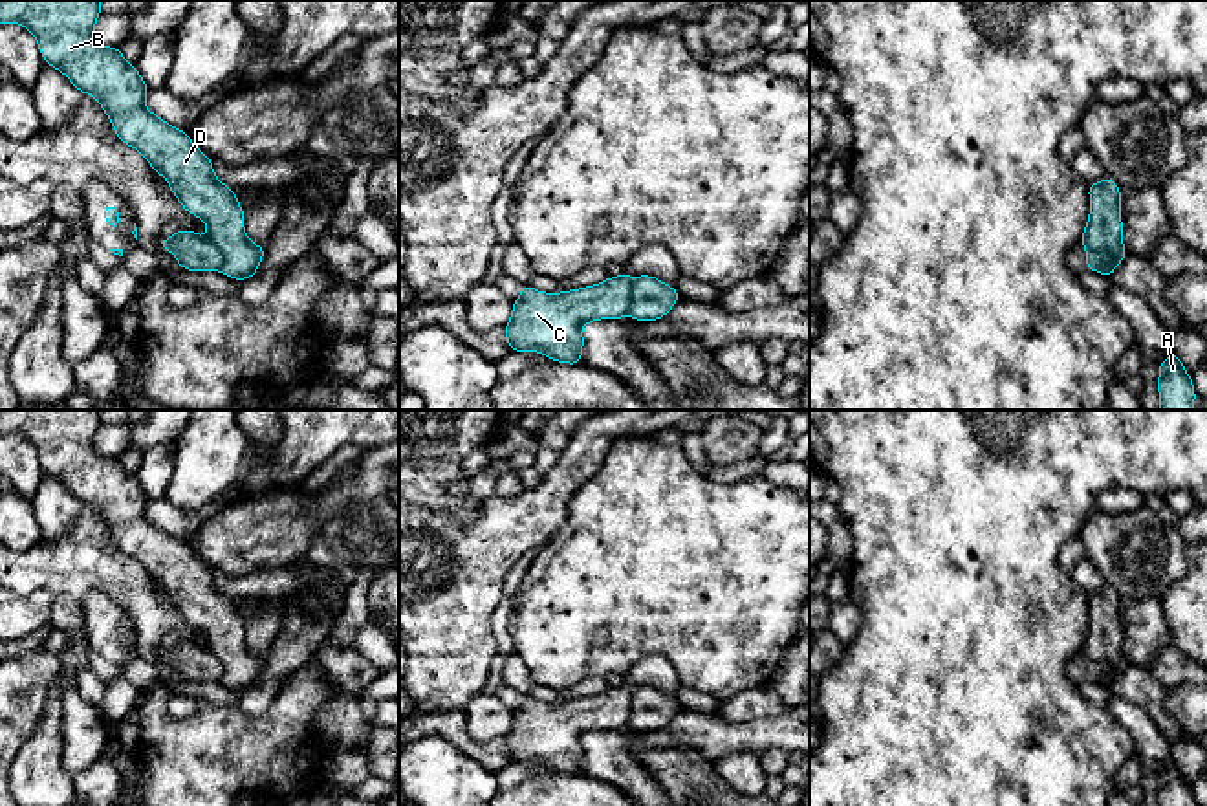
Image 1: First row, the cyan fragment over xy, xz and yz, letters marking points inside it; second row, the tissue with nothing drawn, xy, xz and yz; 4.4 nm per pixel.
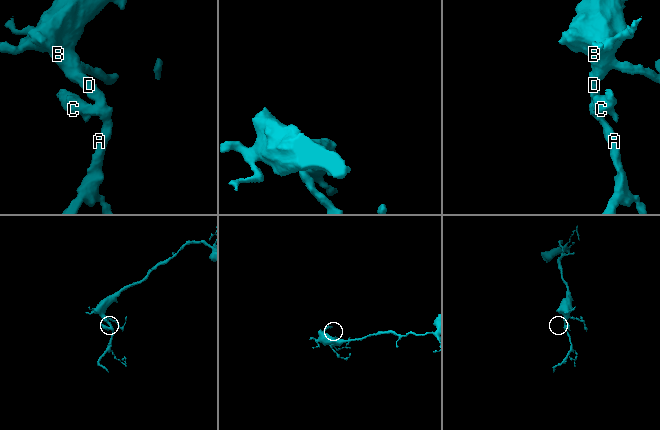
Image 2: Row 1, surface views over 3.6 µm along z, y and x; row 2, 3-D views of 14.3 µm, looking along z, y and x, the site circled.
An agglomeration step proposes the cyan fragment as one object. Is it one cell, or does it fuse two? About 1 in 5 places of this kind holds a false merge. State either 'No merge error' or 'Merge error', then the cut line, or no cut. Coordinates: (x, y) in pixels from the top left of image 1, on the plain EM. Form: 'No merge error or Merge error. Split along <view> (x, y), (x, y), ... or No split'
Merge error. Split along yz (1087, 658), (1105, 664), (1110, 671)

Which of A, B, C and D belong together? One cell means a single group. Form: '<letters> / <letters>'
A B D / C

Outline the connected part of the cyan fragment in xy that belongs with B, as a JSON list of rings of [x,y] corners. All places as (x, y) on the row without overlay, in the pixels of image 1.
[[[0,410],[0,434],[16,432],[33,443],[46,474],[64,484],[81,502],[93,506],[106,522],[115,546],[145,566],[152,581],[161,584],[181,617],[207,634],[207,648],[223,665],[222,683],[234,691],[256,685],[266,658],[253,654],[244,639],[245,621],[236,603],[223,595],[201,561],[196,559],[187,540],[179,540],[145,517],[148,504],[136,474],[128,474],[119,458],[103,456],[93,436],[101,427],[101,410]]]

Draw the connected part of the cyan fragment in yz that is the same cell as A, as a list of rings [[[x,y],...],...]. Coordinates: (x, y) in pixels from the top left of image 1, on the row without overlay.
[[[1176,762],[1159,773],[1156,793],[1159,806],[1196,806],[1192,788],[1187,784]]]

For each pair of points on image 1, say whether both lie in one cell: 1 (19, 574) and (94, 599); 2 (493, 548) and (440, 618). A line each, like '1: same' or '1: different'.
1: different
2: same

